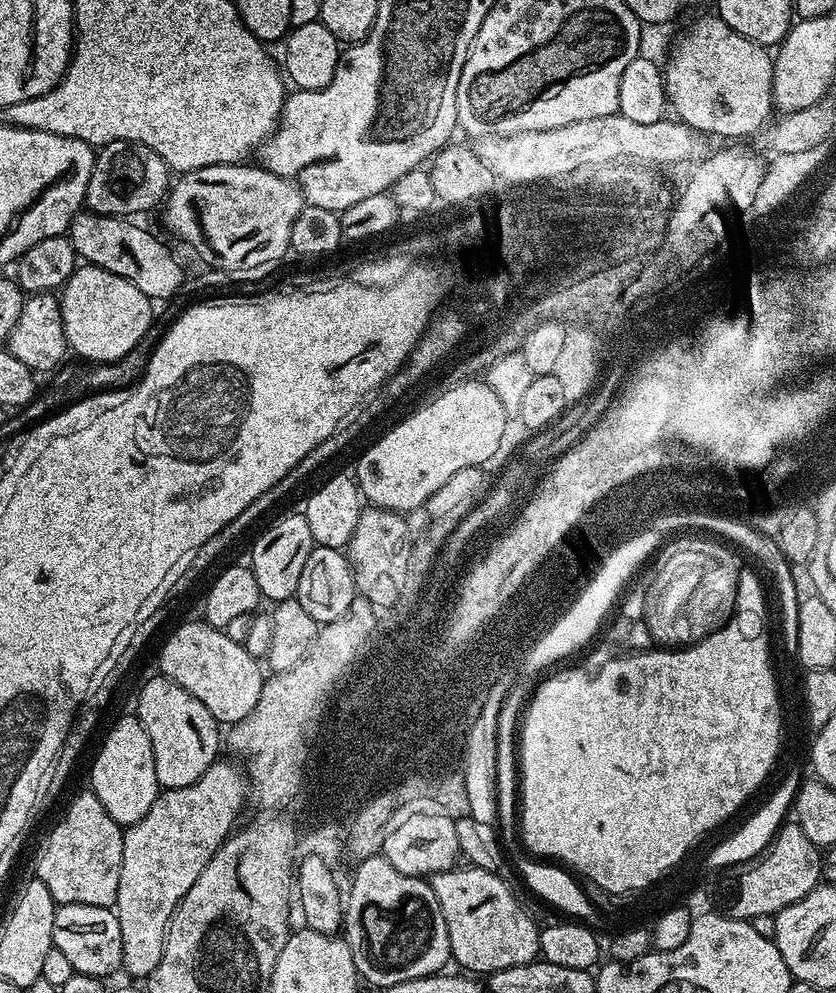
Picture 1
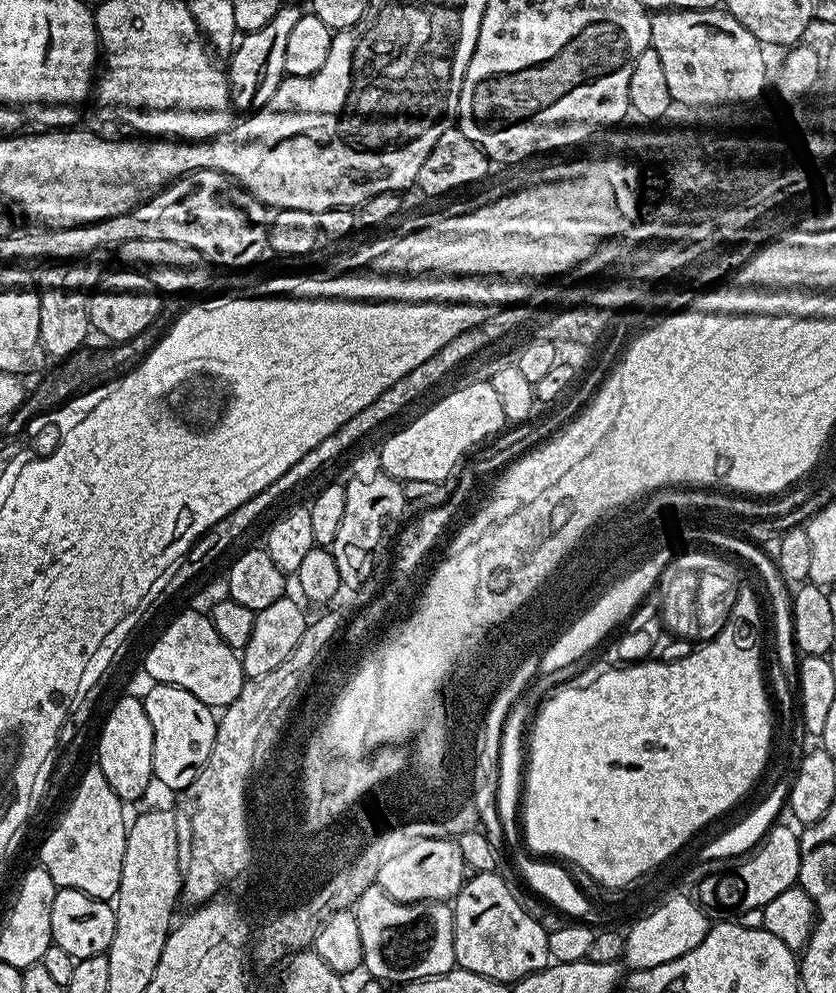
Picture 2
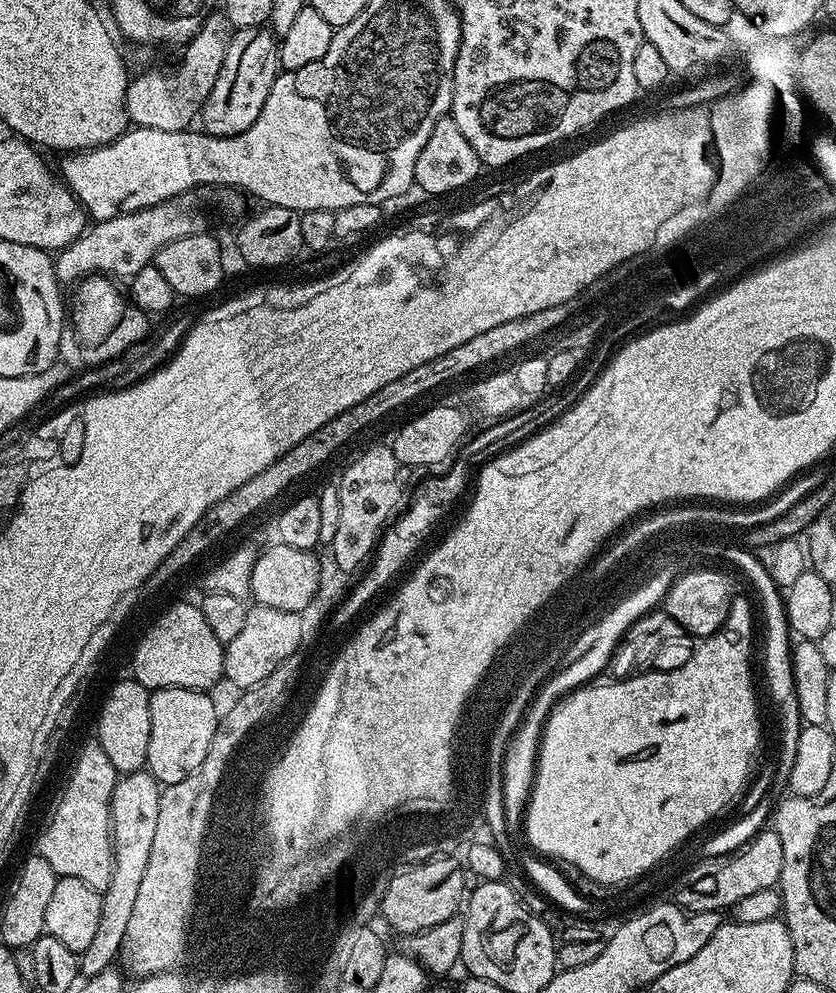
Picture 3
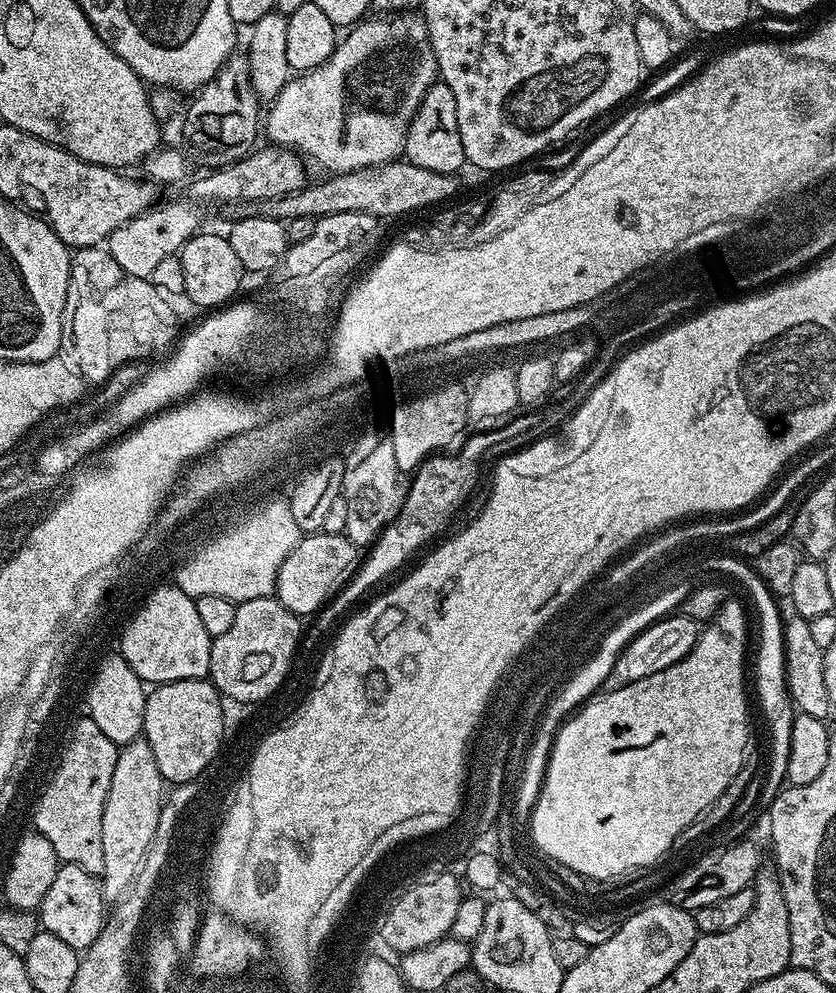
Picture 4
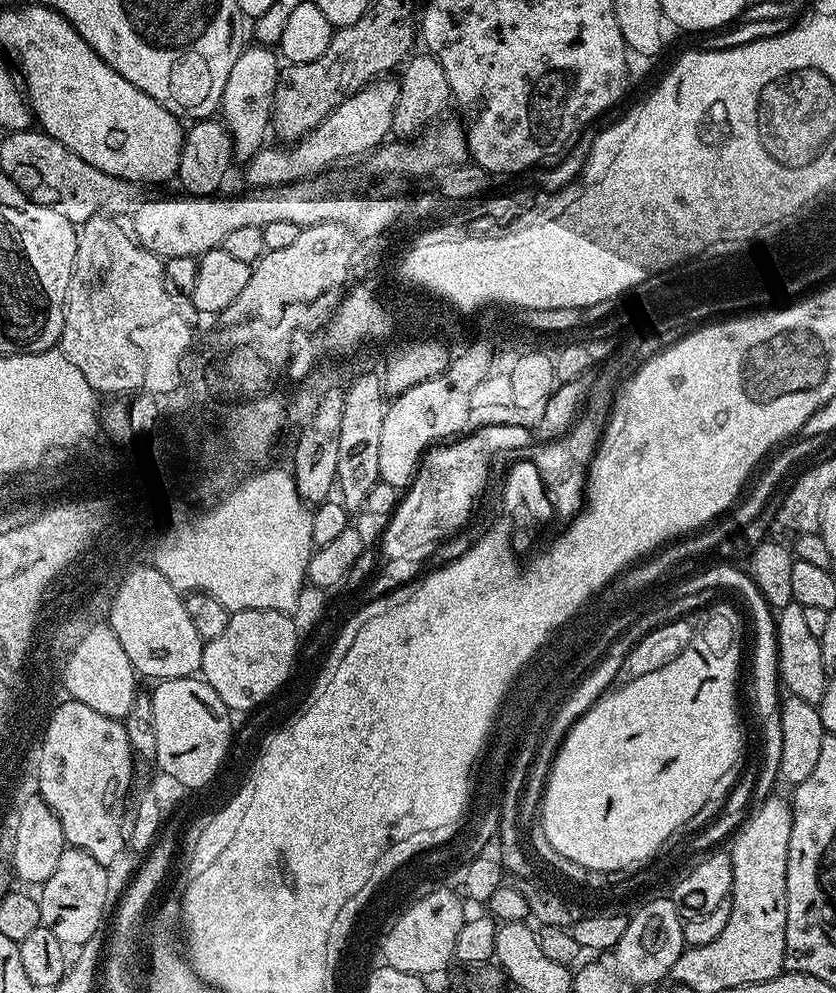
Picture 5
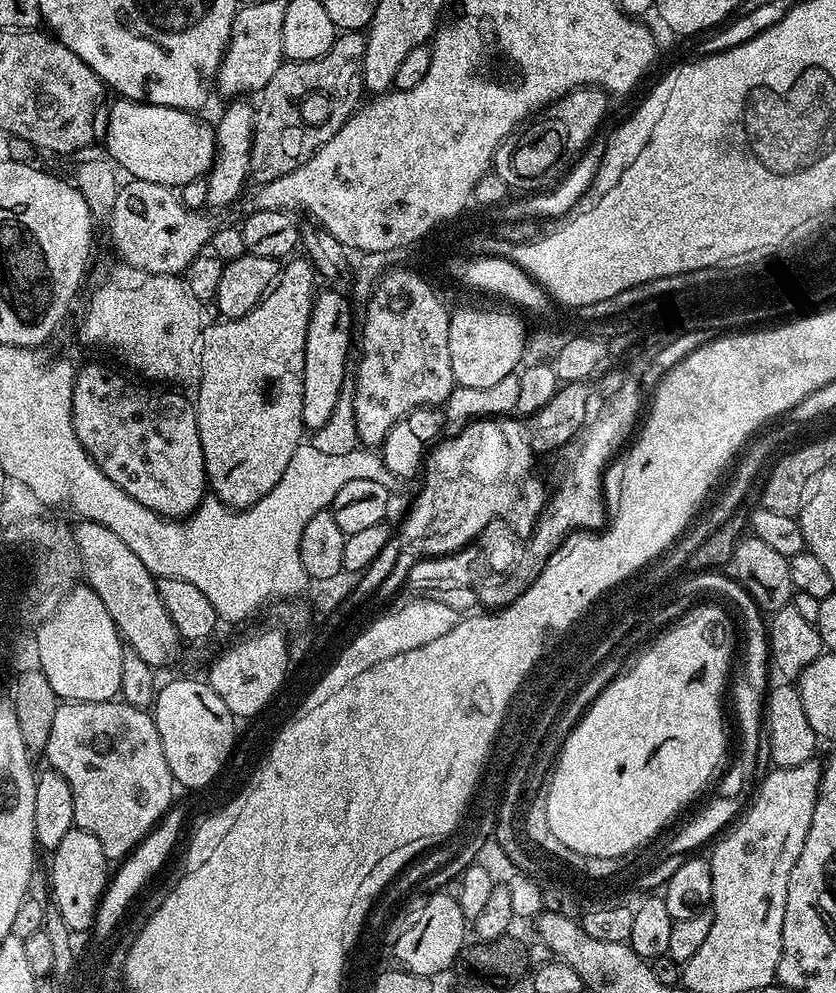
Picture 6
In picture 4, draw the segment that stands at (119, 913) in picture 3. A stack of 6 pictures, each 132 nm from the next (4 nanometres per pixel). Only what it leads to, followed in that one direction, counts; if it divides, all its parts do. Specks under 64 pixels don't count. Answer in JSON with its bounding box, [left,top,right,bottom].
[102,738,166,902]

